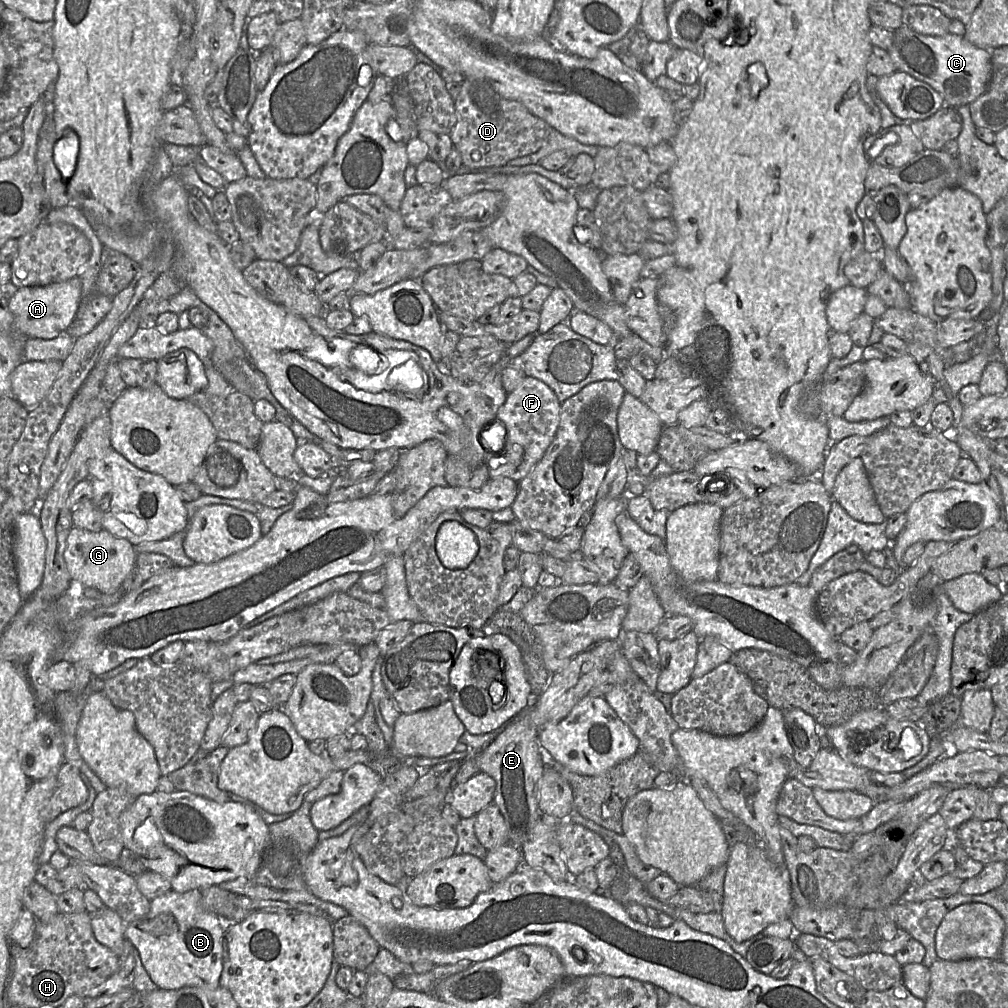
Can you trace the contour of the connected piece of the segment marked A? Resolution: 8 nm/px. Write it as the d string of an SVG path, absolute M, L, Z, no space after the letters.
M78 276L45 286L20 287L8 301L8 308L16 328L27 338L54 339L72 323L79 308L81 292Z

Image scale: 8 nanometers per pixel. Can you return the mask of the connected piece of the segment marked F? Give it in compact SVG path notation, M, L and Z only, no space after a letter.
M525 377L519 385L507 395L504 404L497 412L497 418L505 429L505 442L503 445L495 444L489 448L500 447L498 451L486 451L485 464L488 468L489 478L507 477L516 482L523 479L541 460L545 451L553 441L560 422L561 403L554 391L541 380L534 377Z

